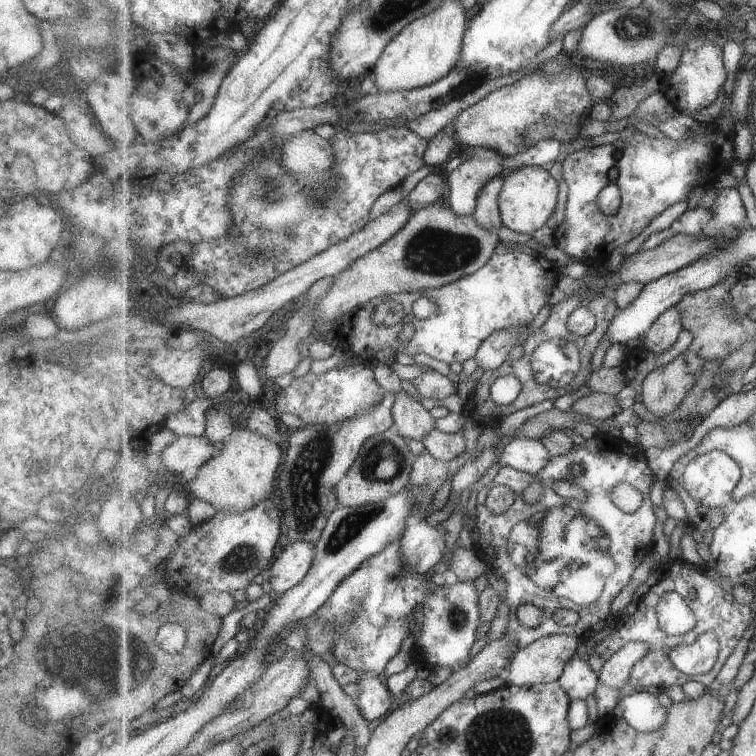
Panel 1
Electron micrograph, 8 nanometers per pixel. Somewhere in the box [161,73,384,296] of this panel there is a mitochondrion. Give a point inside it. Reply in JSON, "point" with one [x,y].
{"point":[269,189]}

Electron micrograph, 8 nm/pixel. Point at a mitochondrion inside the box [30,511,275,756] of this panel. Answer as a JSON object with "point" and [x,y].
{"point":[87,654]}

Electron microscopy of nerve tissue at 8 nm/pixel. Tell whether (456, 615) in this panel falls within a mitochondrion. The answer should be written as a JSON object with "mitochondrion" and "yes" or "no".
{"mitochondrion":"yes"}

